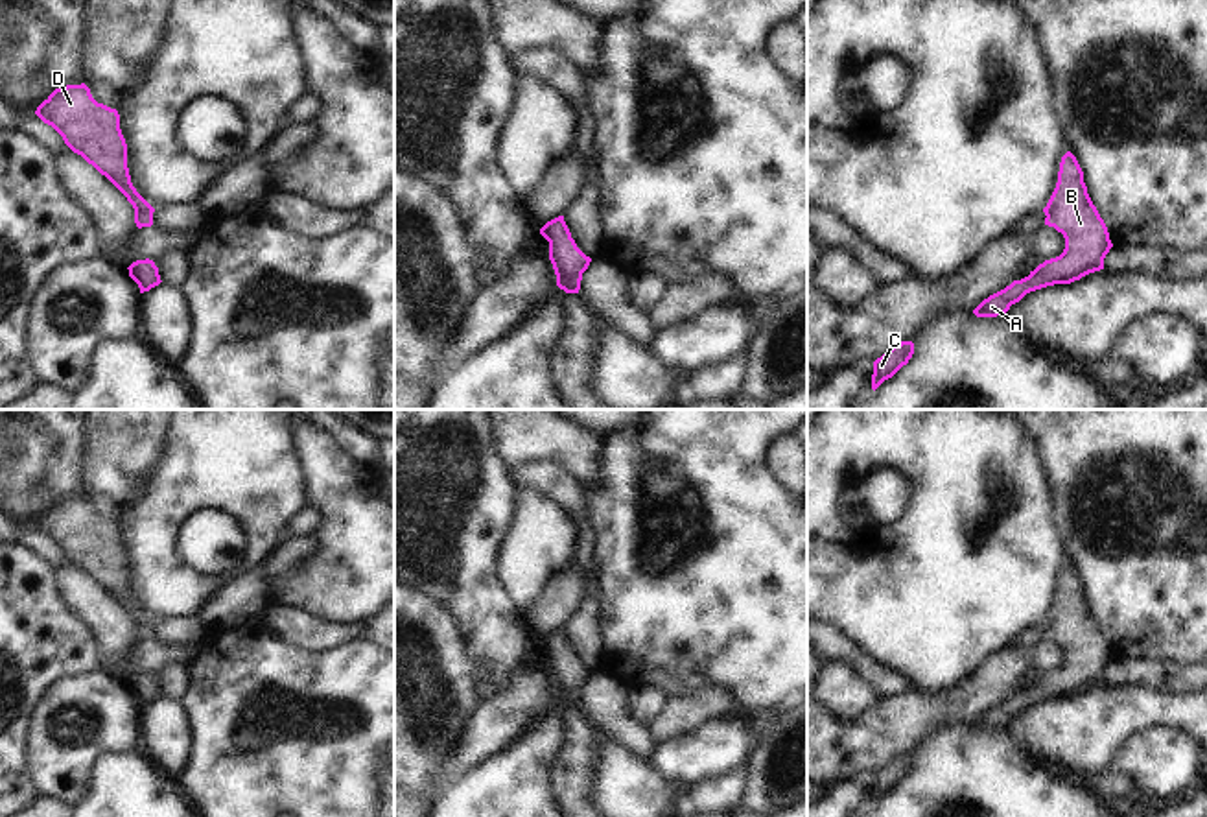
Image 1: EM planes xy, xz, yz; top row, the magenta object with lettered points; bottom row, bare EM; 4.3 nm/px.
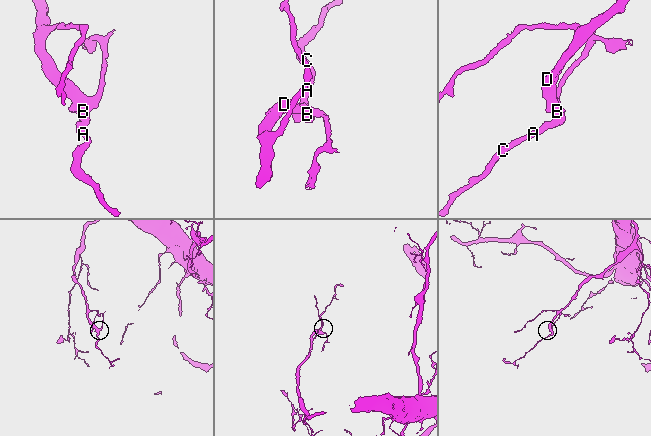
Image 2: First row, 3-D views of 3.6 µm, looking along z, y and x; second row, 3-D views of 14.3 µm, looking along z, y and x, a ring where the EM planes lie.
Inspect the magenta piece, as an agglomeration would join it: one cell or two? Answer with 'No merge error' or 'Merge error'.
No merge error.

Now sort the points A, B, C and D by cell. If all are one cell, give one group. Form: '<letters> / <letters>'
A B C D

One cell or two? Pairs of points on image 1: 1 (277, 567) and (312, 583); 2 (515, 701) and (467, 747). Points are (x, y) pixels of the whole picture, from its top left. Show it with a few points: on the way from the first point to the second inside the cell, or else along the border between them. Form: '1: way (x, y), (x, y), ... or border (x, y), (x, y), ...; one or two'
1: border (314, 535), (316, 552), (279, 585), (279, 603); two
2: way (503, 712), (478, 738); one

